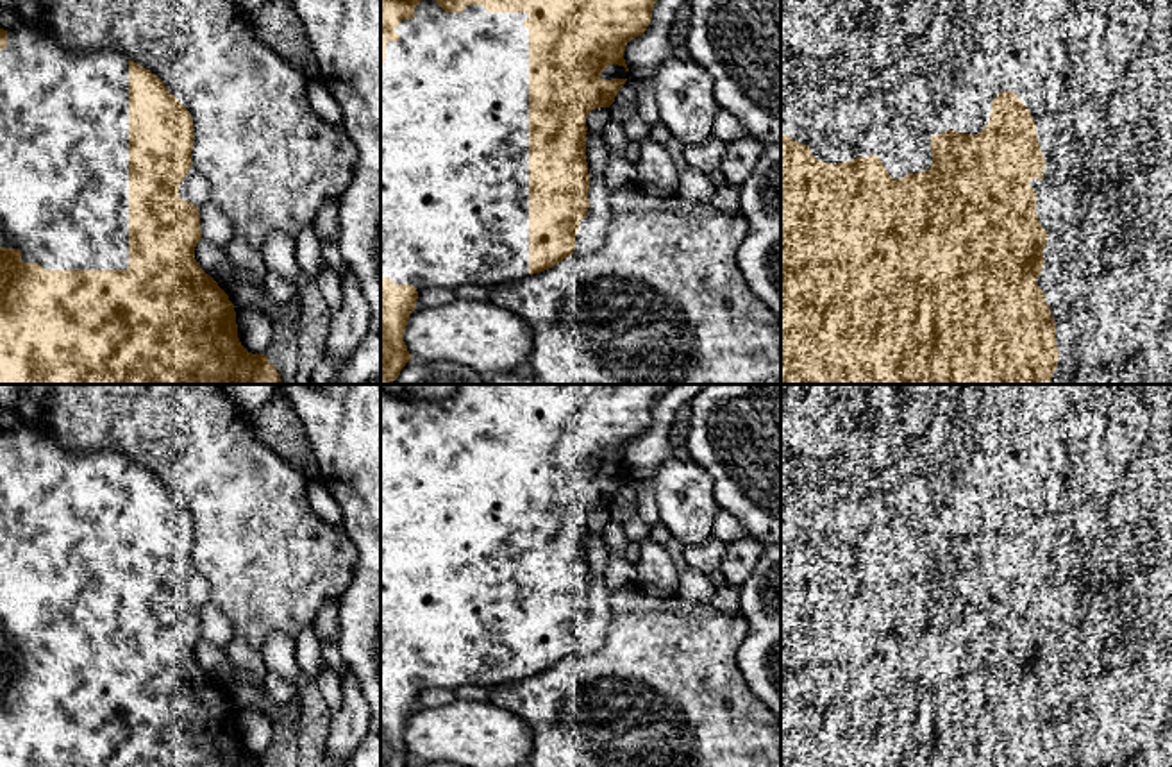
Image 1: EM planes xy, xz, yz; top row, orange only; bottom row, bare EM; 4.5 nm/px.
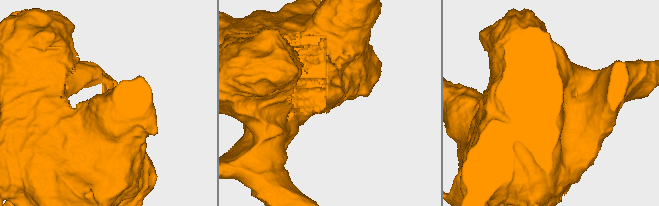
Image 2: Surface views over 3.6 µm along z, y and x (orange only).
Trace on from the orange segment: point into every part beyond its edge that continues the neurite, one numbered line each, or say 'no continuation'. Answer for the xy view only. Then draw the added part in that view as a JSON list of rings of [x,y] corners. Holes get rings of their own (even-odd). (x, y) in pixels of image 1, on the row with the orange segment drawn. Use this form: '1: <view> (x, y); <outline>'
1: xy (63, 113); [[[23,23],[7,30],[7,46],[0,50],[0,247],[20,249],[23,263],[39,263],[45,270],[127,270],[129,268],[129,57],[114,50],[64,48],[43,25]]]
2: xy (183, 190); [[[191,164],[189,173],[182,179],[182,182],[179,186],[179,197],[182,200],[189,200],[189,195],[188,195],[188,179],[193,177],[193,175],[202,175],[202,173]]]

